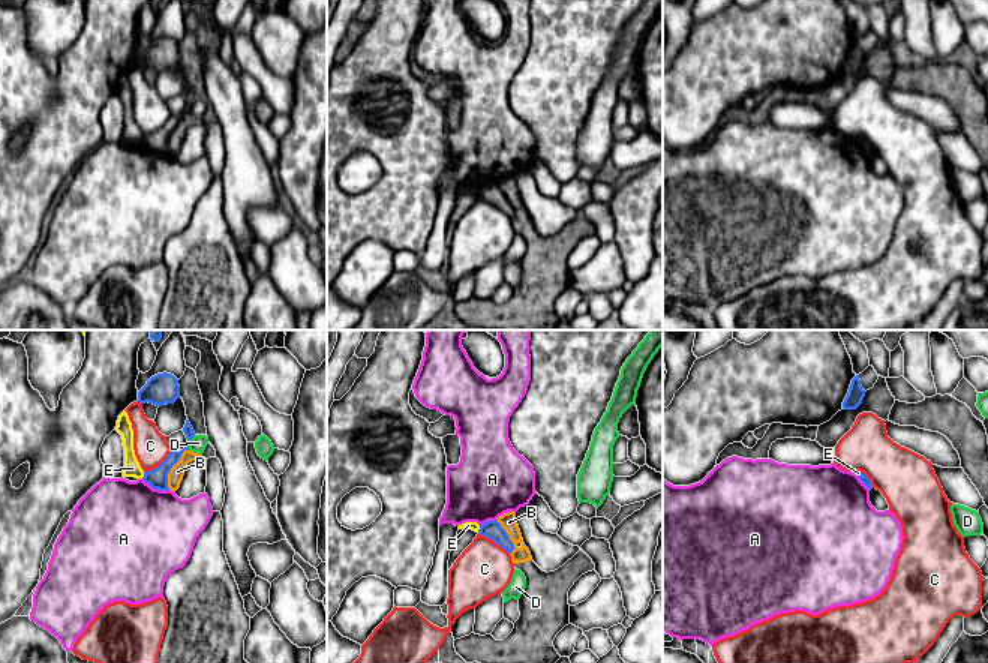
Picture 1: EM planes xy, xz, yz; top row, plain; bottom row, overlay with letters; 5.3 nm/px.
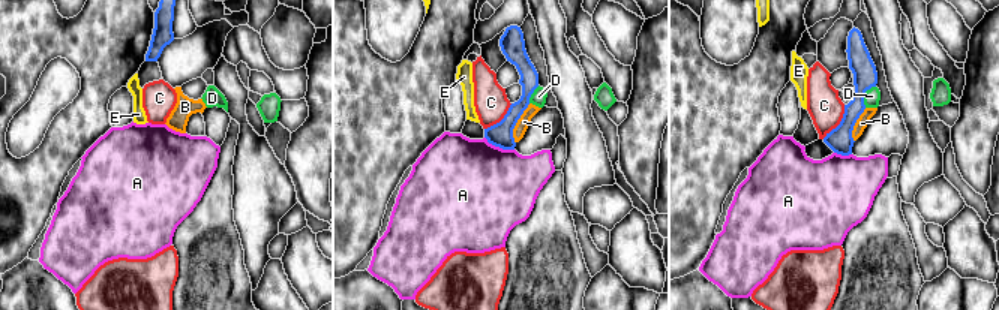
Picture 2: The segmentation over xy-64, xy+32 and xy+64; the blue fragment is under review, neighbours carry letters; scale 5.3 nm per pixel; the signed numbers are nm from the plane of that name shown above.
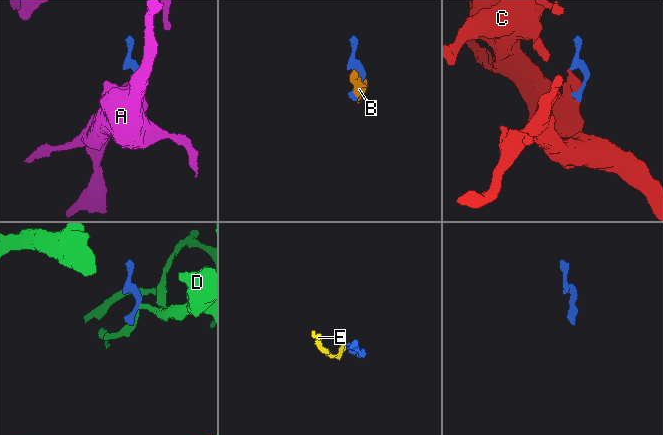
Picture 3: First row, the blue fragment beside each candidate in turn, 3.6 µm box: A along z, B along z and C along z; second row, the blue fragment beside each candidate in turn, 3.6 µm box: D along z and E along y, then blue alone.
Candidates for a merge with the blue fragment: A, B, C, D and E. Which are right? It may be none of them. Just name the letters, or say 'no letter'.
no letter

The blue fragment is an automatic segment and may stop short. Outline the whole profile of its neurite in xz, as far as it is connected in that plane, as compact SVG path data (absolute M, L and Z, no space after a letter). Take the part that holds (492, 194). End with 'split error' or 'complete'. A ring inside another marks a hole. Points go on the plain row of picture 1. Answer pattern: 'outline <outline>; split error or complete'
outline M489 184L480 189L478 198L493 204L496 208L499 208L510 218L514 214L513 206L498 184Z; complete

